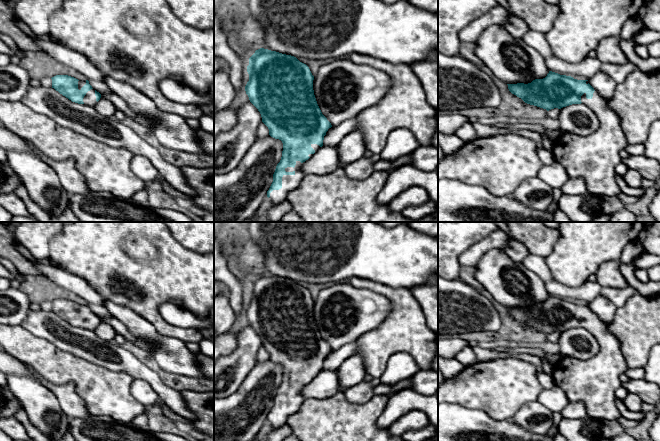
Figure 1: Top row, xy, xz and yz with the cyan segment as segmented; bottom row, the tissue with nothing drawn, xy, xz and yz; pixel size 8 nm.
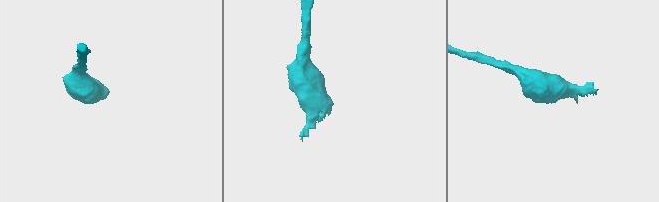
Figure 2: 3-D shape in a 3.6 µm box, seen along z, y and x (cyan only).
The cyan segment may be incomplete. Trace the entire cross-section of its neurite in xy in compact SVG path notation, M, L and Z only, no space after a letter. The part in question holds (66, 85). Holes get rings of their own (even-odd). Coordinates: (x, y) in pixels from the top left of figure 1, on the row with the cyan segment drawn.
M56 75L51 79L52 88L72 102L94 107L101 98L88 80L78 80L68 75Z

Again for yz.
M549 71L545 78L535 79L528 84L507 85L509 91L525 103L547 111L581 103L592 109L599 119L597 130L588 136L561 133L553 142L551 151L555 161L566 170L569 178L583 178L585 180L589 193L597 196L619 195L621 191L616 182L616 166L622 161L620 152L626 148L627 141L620 117L609 107L611 100L600 97L588 80L577 80L571 76L560 75L552 71Z

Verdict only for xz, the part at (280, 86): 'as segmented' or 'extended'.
extended

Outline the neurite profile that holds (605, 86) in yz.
M598 70L588 82L600 97L608 100L613 98L617 83L604 72Z

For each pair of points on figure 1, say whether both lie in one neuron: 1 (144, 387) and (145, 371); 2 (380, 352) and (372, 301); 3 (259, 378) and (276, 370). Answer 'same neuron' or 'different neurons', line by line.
1: different neurons
2: different neurons
3: same neuron

